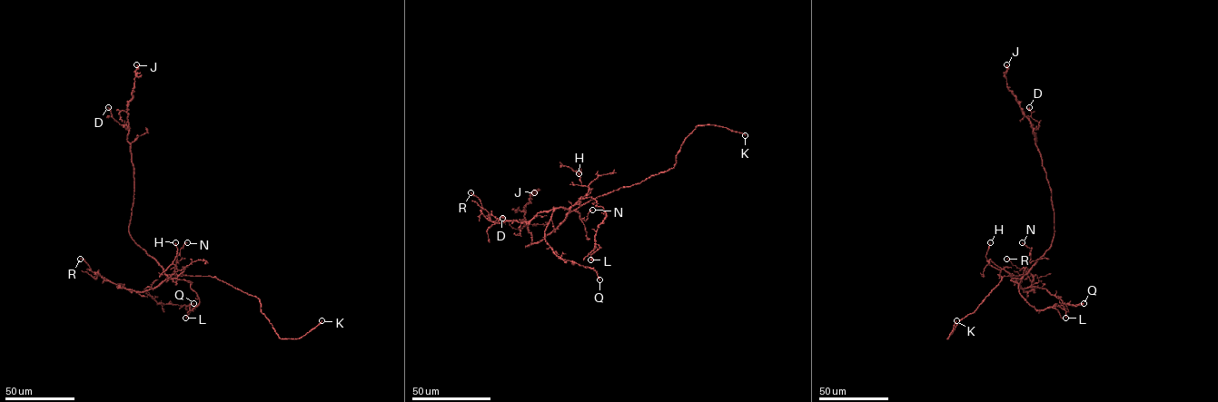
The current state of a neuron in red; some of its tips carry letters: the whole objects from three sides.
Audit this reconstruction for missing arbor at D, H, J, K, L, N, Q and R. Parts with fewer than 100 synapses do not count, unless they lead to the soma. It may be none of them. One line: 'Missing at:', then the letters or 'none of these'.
Missing at: K

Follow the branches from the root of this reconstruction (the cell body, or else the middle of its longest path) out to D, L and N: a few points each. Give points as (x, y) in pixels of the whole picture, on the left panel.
D: (158, 264), (129, 230), (133, 190), (129, 130), (114, 120), (108, 107)
L: (158, 264), (169, 279), (191, 282), (199, 303), (192, 310), (185, 307), (185, 318)
N: (158, 264), (165, 274), (172, 274), (176, 269), (180, 250), (187, 242)

